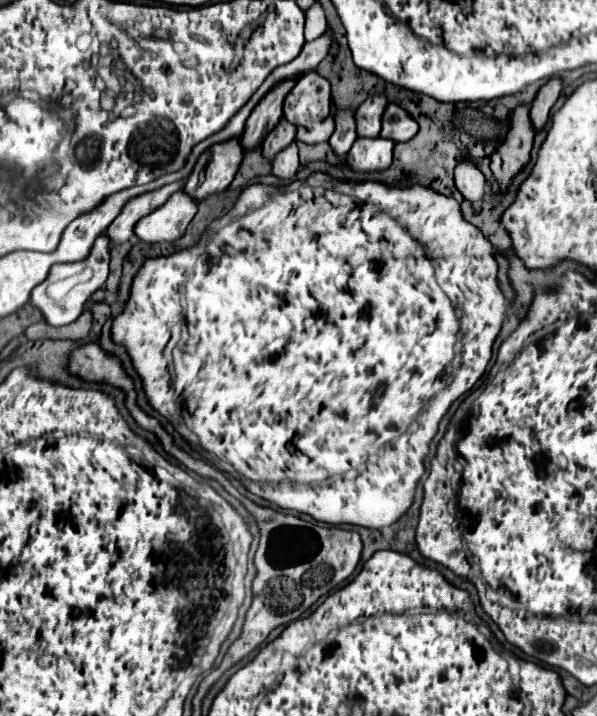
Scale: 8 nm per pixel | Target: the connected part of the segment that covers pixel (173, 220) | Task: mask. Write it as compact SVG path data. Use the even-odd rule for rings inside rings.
M176 191L164 205L136 223L136 237L146 243L172 243L186 233L188 223L196 215L198 205L182 191Z

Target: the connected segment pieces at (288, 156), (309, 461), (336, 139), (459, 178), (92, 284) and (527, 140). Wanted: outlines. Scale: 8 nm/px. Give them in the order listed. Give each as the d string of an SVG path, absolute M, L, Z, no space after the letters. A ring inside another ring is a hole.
M296 143L288 145L284 151L280 151L280 155L272 161L272 175L284 181L296 179L296 171L298 171L298 147Z
M316 172L316 173L313 173L313 174L312 174L312 177L310 177L310 179L308 179L308 181L306 181L306 187L304 187L304 189L300 189L300 191L292 191L292 193L284 193L284 195L278 195L278 197L274 197L274 199L272 199L272 201L268 201L268 203L266 203L266 199L270 199L270 187L266 187L266 185L252 185L252 187L248 187L248 189L244 189L244 191L242 191L242 195L240 195L240 199L238 199L238 201L236 201L236 207L234 207L234 209L232 209L232 211L230 211L230 213L228 213L228 215L226 215L226 217L222 217L222 218L220 218L220 219L217 219L217 220L215 220L215 221L213 221L213 222L212 222L212 223L211 223L211 224L210 224L210 225L212 225L212 231L210 231L210 233L206 233L206 235L208 235L208 239L206 239L206 241L202 241L202 243L200 243L200 251L204 251L204 249L206 249L206 245L208 245L208 243L210 243L210 239L212 239L212 237L214 237L214 233L216 233L216 229L220 229L220 227L224 227L224 225L226 225L226 227L224 227L224 229L220 229L220 231L218 231L218 235L216 235L216 237L214 237L214 241L212 241L212 243L210 243L210 245L208 245L208 249L206 249L206 261L204 261L204 263L202 263L202 269L200 269L200 275L198 275L198 273L196 273L196 271L194 271L194 261L192 261L192 259L190 259L190 253L188 253L188 251L180 251L180 253L174 253L174 255L170 255L170 257L160 257L160 259L146 259L146 263L144 263L144 265L142 265L142 269L140 269L140 271L138 271L138 275L136 275L136 277L134 277L134 281L132 281L132 293L130 293L130 299L128 299L128 303L126 303L126 309L124 309L124 313L122 313L122 315L118 315L118 317L116 317L116 319L114 319L114 325L112 325L112 339L114 339L114 341L116 341L116 343L122 343L122 345L124 345L124 347L126 347L126 349L128 349L128 355L130 355L130 357L132 357L132 363L134 363L134 367L136 367L136 371L138 371L138 375L140 375L140 377L142 377L142 381L144 381L144 391L146 391L146 397L148 397L148 401L150 401L150 405L152 405L152 407L154 407L154 409L156 409L156 411L158 411L158 413L160 413L160 415L164 415L164 417L165 417L165 418L166 418L166 419L168 419L168 420L169 420L169 421L170 421L170 422L172 422L172 423L173 423L173 425L174 425L174 427L175 427L175 429L176 429L176 431L177 431L177 432L178 432L178 433L179 433L179 423L184 423L184 419L186 419L186 421L188 421L188 423L190 423L190 427L192 427L192 429L194 429L194 433L196 433L196 435L198 435L198 439L200 439L200 445L202 445L202 447L204 447L204 449L206 449L206 451L210 451L210 453L214 453L214 455L216 455L216 460L217 460L217 459L218 459L218 460L220 460L220 465L219 465L219 462L217 462L217 465L216 465L216 467L217 467L217 468L218 468L218 469L219 469L219 470L221 470L221 471L222 471L222 472L224 472L224 473L226 473L226 474L227 474L227 475L228 475L228 476L231 476L231 477L234 477L234 478L236 478L236 479L238 479L238 480L239 480L239 481L241 481L241 482L242 482L242 484L243 484L243 485L244 485L244 486L245 486L245 487L246 487L246 489L247 489L247 490L248 490L248 491L250 491L250 492L251 492L251 493L253 493L253 494L255 494L255 495L257 495L257 496L259 496L259 497L264 497L264 499L268 499L268 501L272 501L272 503L276 503L276 505L280 505L280 507L284 507L284 509L294 509L294 511L300 511L300 513L308 513L308 515L312 515L312 517L314 517L314 519L316 519L316 521L324 521L324 523L330 523L330 525L340 525L340 523L350 523L350 525L360 525L360 527L368 527L368 529L382 529L382 527L386 527L386 525L392 525L392 523L394 523L394 521L398 521L398 519L400 519L400 517L402 517L402 515L404 515L404 513L406 513L406 511L408 511L408 507L410 507L410 505L412 505L412 499L414 499L414 491L416 491L416 483L418 483L418 479L420 479L420 477L422 477L422 475L424 475L424 457L426 457L426 453L428 453L428 443L430 443L430 439L432 439L432 437L434 437L434 433L436 433L436 431L438 431L438 423L440 423L440 419L442 419L442 417L444 417L444 413L446 413L446 409L448 409L448 405L450 405L450 403L452 403L452 401L454 401L454 399L458 399L458 397L460 397L460 395L462 395L462 393L466 393L466 391L470 391L470 389L472 389L472 387L474 387L474 383L476 383L476 381L478 381L478 379L480 379L480 377L482 377L482 373L484 373L484 371L486 371L486 367L488 367L488 363L490 363L490 353L492 353L492 343L494 343L494 339L496 339L496 335L498 335L498 333L500 333L500 327L502 327L502 319L504 319L504 311L506 311L506 299L504 299L504 295L502 295L502 293L500 293L500 287L498 287L498 281L496 281L496 271L498 271L498 265L496 265L496 259L494 259L494 255L492 255L492 245L490 245L490 241L488 241L488 239L484 239L484 235L482 235L482 233L480 233L480 231L478 231L478 229L476 229L476 227L474 227L474 225L470 225L470 223L468 223L468 221L464 221L464 217L462 217L462 213L460 213L460 203L456 203L456 201L454 201L454 199L452 199L452 197L444 197L444 195L440 195L440 193L436 193L436 191L432 191L432 189L426 189L426 187L422 187L422 185L416 185L416 187L412 187L412 189L410 189L410 191L408 191L408 189L386 189L386 187L384 187L384 185L380 185L380 183L372 183L372 181L365 181L365 182L351 182L351 181L343 181L343 180L337 180L337 179L332 179L332 177L331 177L331 176L330 176L330 175L329 175L329 174L327 174L327 173L323 173L323 172ZM182 291L184 291L184 297L186 297L186 303L188 303L188 305L186 305L186 317L184 317L184 319L186 319L186 331L184 331L184 341L180 341L180 345L178 345L178 347L176 347L176 357L178 357L178 353L180 353L180 365L178 365L178 369L176 369L176 379L174 379L174 385L176 385L176 391L178 391L178 395L180 395L180 397L182 397L182 407L184 407L184 419L183 419L183 416L182 416L182 414L181 414L181 413L180 413L180 405L178 405L178 403L176 403L176 401L174 401L174 389L172 389L172 375L170 375L170 373L168 373L168 361L166 361L166 357L164 357L164 347L166 347L166 346L167 346L167 345L168 345L168 341L170 341L170 323L178 323L178 321L180 321L180 317L182 317L182 305L180 305L180 303L182 303ZM450 361L452 361L452 365L450 365L450 377L452 377L452 379L450 379L450 383L448 383L448 385L446 385L446 387L444 387L444 383L438 383L438 379L440 379L440 375L442 375L442 373L444 373L444 369L446 369L446 367L448 367L448 363L450 363ZM358 467L362 467L362 469L360 469L360 473L358 473L358 479L338 479L338 477L340 477L340 475L344 475L344 473L346 473L346 471L350 471L350 469L358 469Z
M340 111L340 113L336 113L334 119L336 119L336 131L328 143L332 145L332 149L338 157L344 157L350 151L352 143L358 139L354 113L352 111Z
M468 161L460 163L454 171L454 181L456 181L456 189L464 195L464 199L468 199L470 203L478 203L484 199L486 195L486 181L484 175L470 165Z
M104 235L104 239L96 239L96 247L92 247L92 255L88 255L84 263L52 267L52 273L48 275L48 279L32 289L30 303L42 313L44 321L52 327L62 327L76 321L78 315L84 311L90 295L106 283L108 263L110 263L110 251L108 251L108 237Z
M526 105L514 109L514 113L510 115L512 129L510 129L506 141L490 157L492 159L490 167L492 167L494 179L496 179L496 183L498 183L502 193L506 193L510 189L512 181L516 179L516 175L530 161L530 151L532 151L532 143L534 143L534 131L532 131L528 111L530 111L530 107L526 107Z

